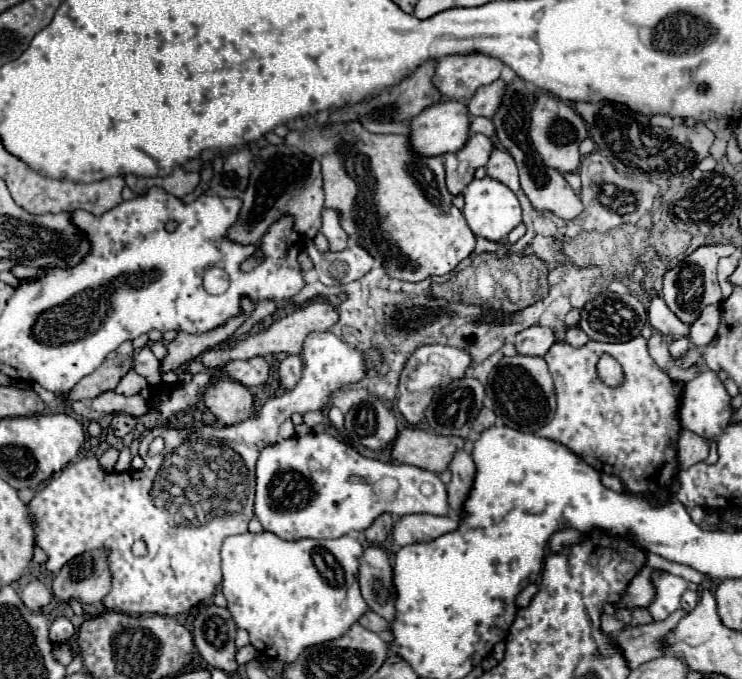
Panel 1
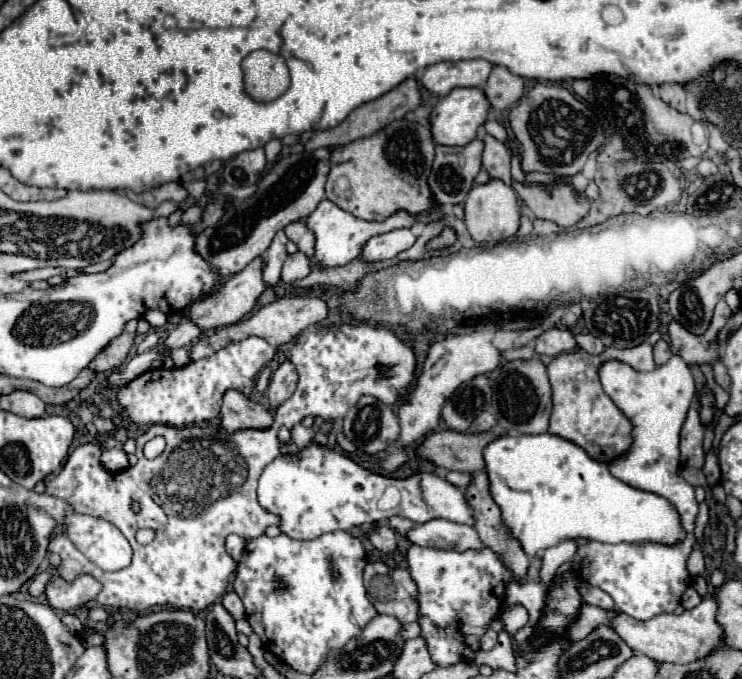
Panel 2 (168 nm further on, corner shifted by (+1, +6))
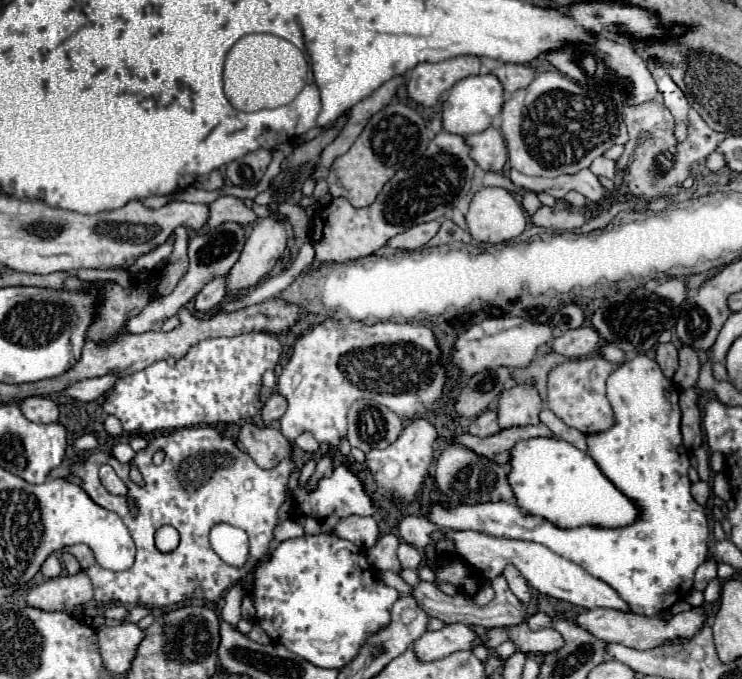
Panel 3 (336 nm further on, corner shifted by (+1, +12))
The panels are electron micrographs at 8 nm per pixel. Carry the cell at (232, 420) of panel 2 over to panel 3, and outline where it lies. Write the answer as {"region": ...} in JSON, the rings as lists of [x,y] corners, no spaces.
{"region":[[[244,422],[238,432],[238,442],[260,468],[272,468],[278,464],[278,460],[292,454],[292,444],[280,434],[276,426]]]}

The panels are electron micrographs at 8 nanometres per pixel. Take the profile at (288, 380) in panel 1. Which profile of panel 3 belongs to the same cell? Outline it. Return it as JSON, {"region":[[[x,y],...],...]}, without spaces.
{"region":[[[272,392],[272,396],[266,398],[262,406],[262,418],[266,424],[272,424],[280,420],[280,416],[286,412],[286,398],[280,392]]]}

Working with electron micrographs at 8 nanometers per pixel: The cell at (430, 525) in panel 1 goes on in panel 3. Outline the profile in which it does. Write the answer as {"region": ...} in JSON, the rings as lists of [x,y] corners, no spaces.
{"region":[[[442,528],[442,530],[434,530],[430,534],[430,538],[434,542],[440,540],[450,540],[454,542],[454,550],[458,556],[462,556],[466,562],[470,562],[480,576],[484,578],[494,578],[498,574],[502,574],[506,564],[514,564],[522,576],[528,580],[528,584],[532,588],[536,588],[542,594],[548,594],[552,598],[558,600],[566,600],[570,604],[582,606],[586,610],[592,608],[616,608],[616,610],[630,610],[628,604],[618,596],[618,592],[614,592],[606,582],[590,576],[586,570],[582,570],[578,564],[550,552],[546,546],[536,544],[536,542],[528,542],[528,540],[510,540],[510,538],[496,538],[496,536],[488,536],[484,532],[474,532],[474,530],[450,530],[450,528]]]}

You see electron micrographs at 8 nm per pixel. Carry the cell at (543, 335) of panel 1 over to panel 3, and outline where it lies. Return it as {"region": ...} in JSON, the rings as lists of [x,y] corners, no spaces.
{"region":[[[574,328],[574,330],[566,330],[558,336],[554,336],[554,340],[550,342],[550,348],[562,356],[568,358],[582,358],[588,356],[590,352],[594,352],[600,346],[600,336],[594,328]]]}

